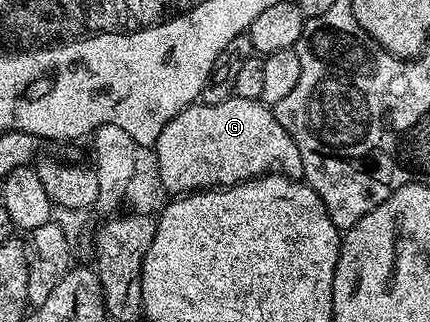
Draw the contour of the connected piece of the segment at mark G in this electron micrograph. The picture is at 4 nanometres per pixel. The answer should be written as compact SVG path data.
M232 96L224 99L224 103L188 105L184 111L171 116L168 127L160 131L160 139L152 148L159 161L160 180L170 195L238 185L241 181L263 177L266 173L282 173L297 181L304 178L304 163L300 160L296 139L292 139L292 135L280 127L280 119L276 119L273 108L263 105L261 100Z

